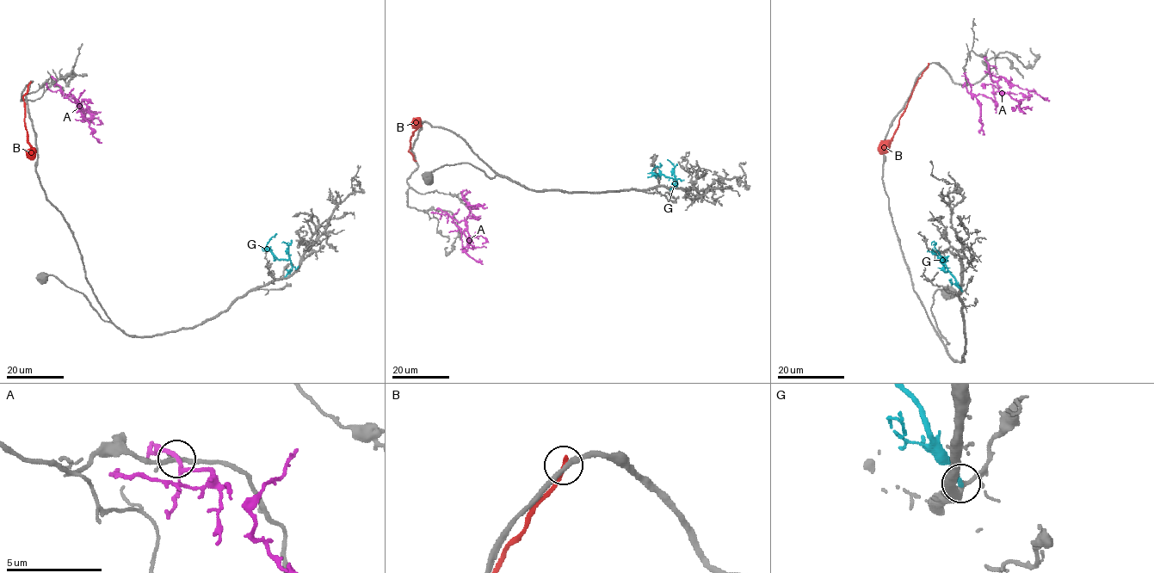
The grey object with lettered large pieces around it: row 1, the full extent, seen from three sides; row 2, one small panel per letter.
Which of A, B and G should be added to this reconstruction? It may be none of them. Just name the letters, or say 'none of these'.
G

